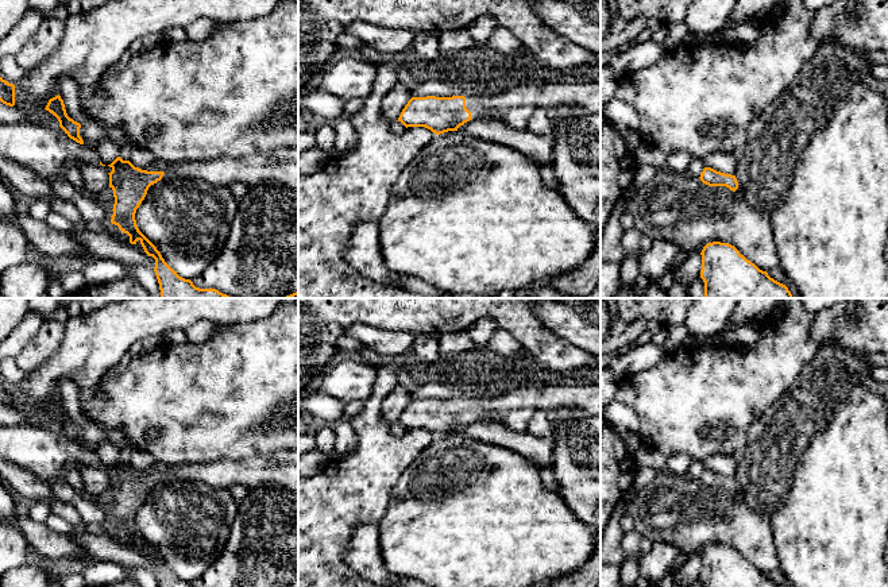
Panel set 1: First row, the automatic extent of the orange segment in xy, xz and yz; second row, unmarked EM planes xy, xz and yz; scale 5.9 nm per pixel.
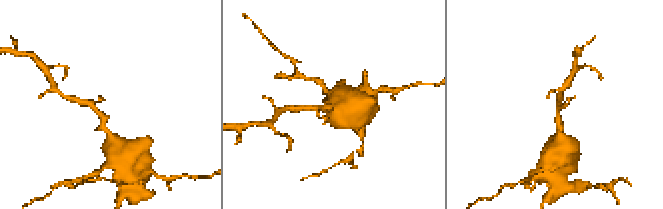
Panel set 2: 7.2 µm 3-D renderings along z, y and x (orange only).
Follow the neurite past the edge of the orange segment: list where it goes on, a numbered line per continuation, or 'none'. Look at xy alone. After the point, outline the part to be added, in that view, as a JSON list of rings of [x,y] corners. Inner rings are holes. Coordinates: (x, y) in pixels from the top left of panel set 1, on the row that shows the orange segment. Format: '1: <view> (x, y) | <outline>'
1: xy (254, 169) | [[[252,154],[240,158],[220,157],[206,161],[185,161],[169,165],[162,179],[193,178],[215,186],[235,181],[248,188],[274,181],[298,192],[298,163],[278,161],[273,155]]]

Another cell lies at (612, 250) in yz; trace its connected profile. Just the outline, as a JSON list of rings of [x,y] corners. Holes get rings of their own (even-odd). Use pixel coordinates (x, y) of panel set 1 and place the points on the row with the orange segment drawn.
[[[623,200],[618,201],[615,208],[613,209],[606,228],[601,237],[601,262],[611,262],[617,264],[622,264],[626,259],[626,250],[622,244],[622,233],[623,229],[621,227],[621,215],[623,211]]]

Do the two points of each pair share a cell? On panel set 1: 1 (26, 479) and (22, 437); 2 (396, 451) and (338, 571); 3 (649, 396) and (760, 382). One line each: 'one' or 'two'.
1: two
2: one
3: one

